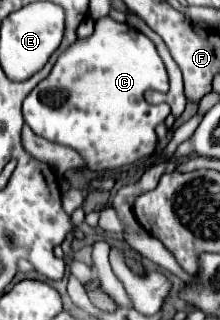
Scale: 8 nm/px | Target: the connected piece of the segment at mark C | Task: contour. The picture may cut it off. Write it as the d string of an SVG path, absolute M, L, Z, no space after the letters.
M101 17L95 21L93 35L87 39L77 39L67 51L63 51L53 65L49 77L43 79L25 97L23 117L35 135L79 151L87 169L119 169L155 153L155 127L163 123L165 117L171 113L167 103L151 105L145 101L143 95L149 89L161 93L169 91L169 77L153 41L139 33L135 27L129 27L127 23L117 23L111 17Z

